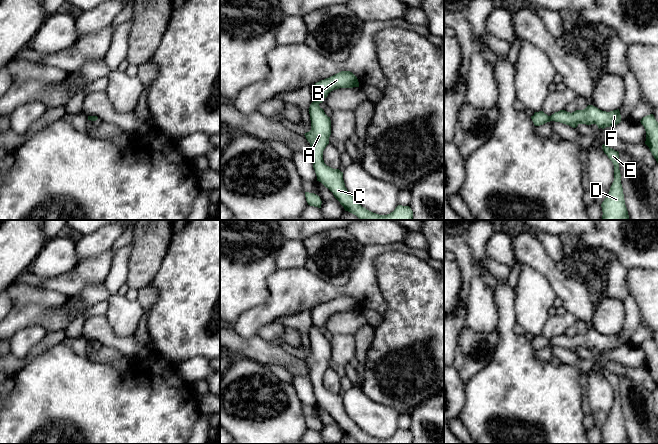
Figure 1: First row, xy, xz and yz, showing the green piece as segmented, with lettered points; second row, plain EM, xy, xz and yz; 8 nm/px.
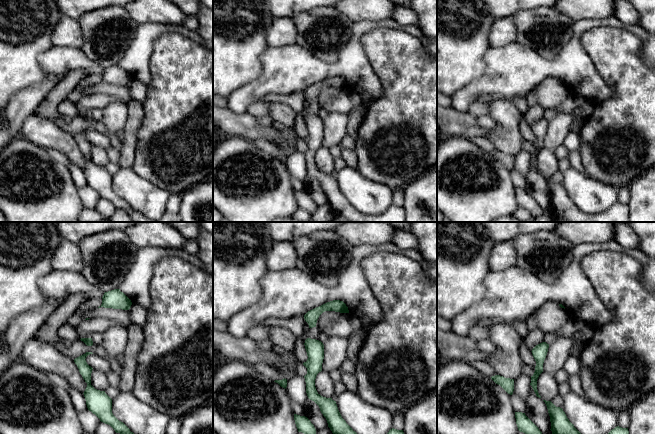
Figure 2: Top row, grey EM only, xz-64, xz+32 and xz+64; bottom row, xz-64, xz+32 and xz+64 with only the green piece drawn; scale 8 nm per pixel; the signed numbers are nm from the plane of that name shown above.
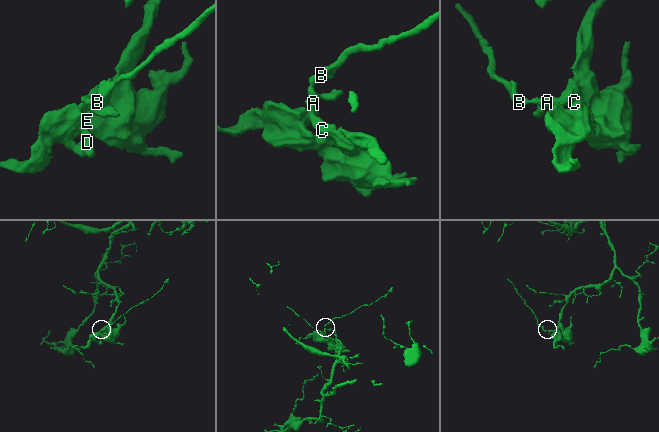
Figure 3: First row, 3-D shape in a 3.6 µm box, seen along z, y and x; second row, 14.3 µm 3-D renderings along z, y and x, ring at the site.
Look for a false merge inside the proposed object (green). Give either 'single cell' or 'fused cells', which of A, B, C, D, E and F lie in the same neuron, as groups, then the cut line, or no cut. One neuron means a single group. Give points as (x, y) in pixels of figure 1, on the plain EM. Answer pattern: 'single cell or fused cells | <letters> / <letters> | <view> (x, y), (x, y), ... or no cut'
fused cells | A C D E F / B | xz (313, 325), (318, 328)

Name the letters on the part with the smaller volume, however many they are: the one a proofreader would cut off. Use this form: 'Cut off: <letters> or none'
Cut off: B

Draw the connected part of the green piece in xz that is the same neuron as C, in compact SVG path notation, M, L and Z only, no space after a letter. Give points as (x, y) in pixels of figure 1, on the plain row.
M315 326L311 327L309 338L311 354L304 359L310 367L309 377L312 381L317 405L321 406L333 417L345 435L356 439L359 444L413 444L413 435L409 430L398 429L390 438L379 439L359 428L345 411L343 396L327 390L323 384L323 375L329 368L329 361L331 359L330 341Z

